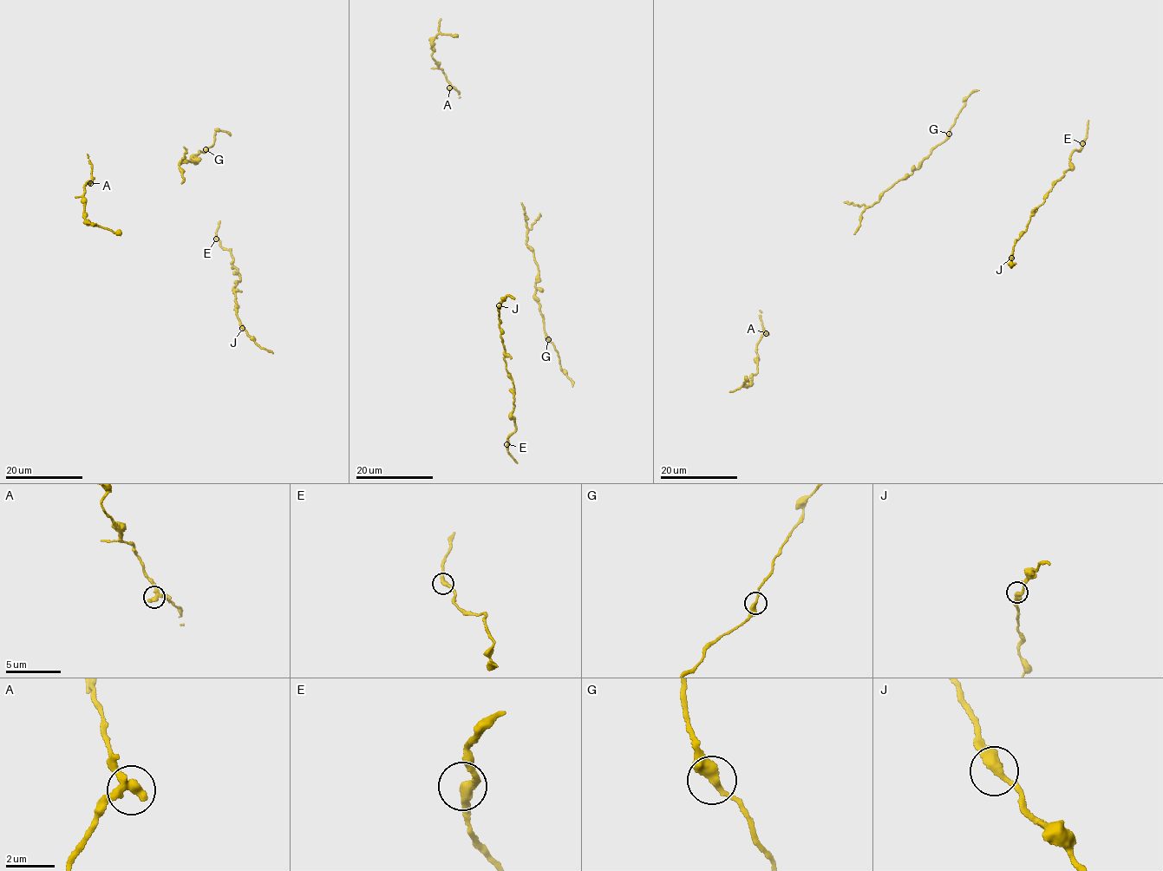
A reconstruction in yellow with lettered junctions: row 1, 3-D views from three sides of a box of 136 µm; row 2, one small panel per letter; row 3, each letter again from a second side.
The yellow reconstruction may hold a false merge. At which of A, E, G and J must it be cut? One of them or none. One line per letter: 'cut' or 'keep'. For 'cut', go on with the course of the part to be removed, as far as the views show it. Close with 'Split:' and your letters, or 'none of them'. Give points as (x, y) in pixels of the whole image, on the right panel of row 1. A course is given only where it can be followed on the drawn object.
A: keep
E: keep
G: keep
J: keep
Split: none of them

